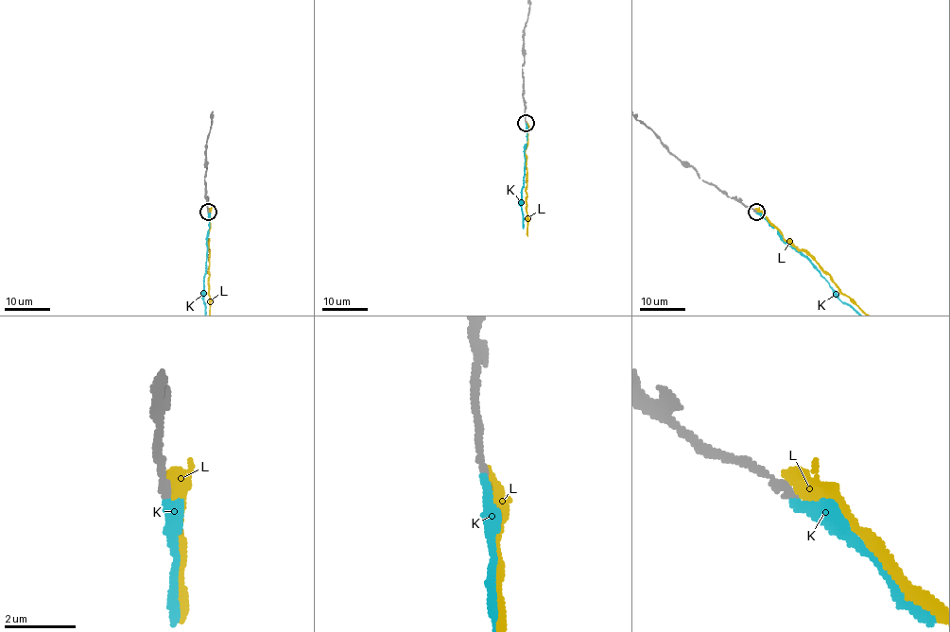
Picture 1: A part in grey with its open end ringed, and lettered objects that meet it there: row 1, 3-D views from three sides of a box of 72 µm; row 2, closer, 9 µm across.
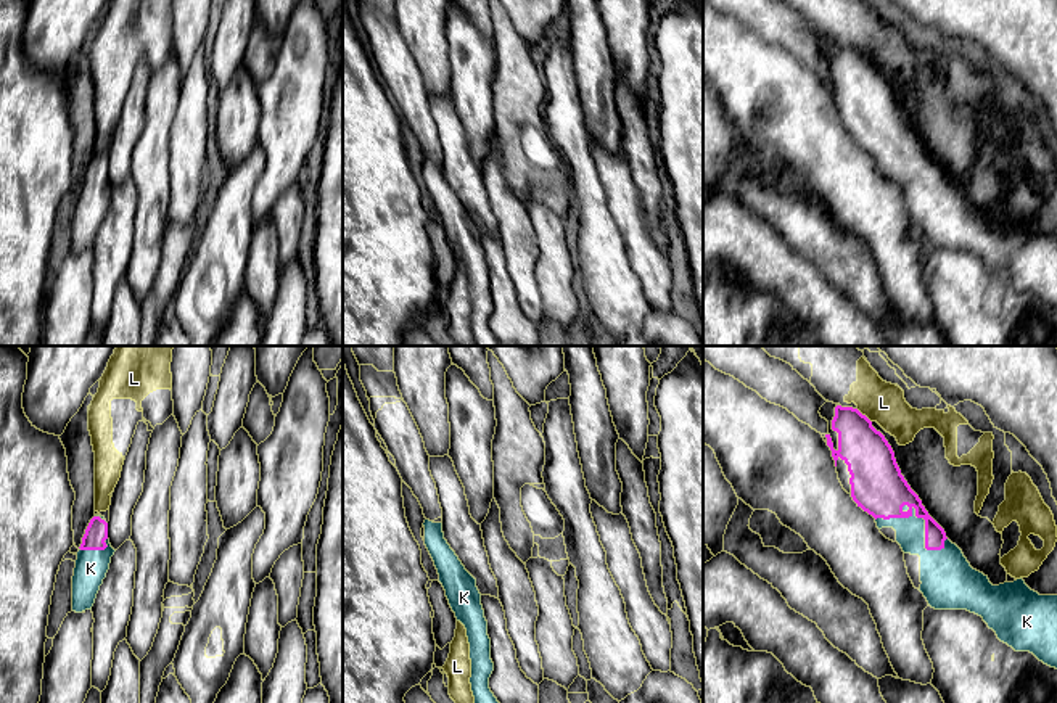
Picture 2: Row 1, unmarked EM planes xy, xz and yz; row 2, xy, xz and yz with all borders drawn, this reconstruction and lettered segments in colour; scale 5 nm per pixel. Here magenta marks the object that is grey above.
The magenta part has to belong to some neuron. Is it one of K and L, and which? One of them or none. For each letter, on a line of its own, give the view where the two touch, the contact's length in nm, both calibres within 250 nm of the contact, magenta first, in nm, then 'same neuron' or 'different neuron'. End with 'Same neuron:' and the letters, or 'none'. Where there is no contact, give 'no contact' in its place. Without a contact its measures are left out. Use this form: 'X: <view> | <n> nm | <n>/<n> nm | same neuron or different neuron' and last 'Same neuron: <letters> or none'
K: yz | 380 nm | 260/180 nm | same neuron
L: yz | 100 nm | 240/200 nm | different neuron
Same neuron: K

